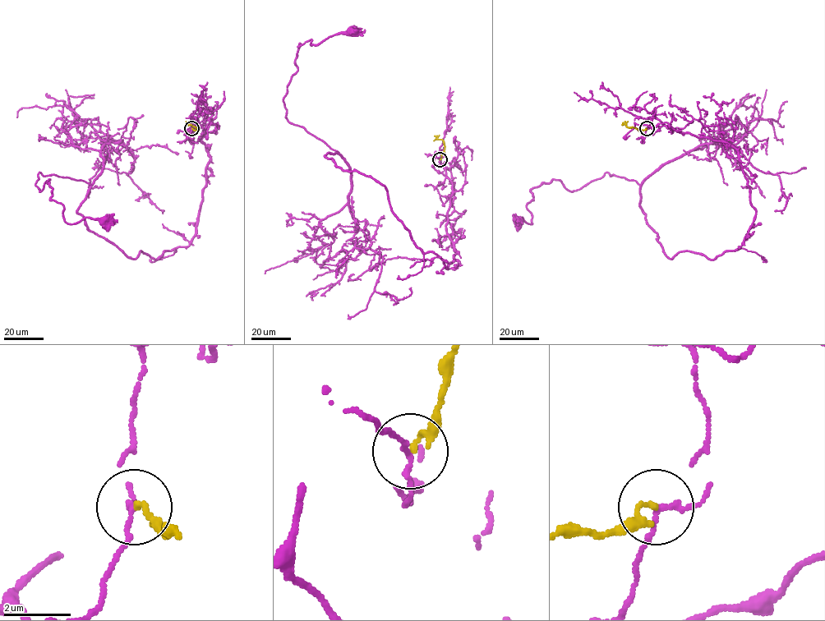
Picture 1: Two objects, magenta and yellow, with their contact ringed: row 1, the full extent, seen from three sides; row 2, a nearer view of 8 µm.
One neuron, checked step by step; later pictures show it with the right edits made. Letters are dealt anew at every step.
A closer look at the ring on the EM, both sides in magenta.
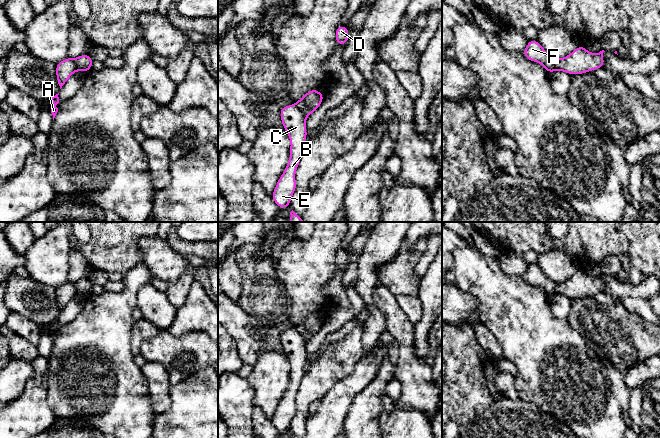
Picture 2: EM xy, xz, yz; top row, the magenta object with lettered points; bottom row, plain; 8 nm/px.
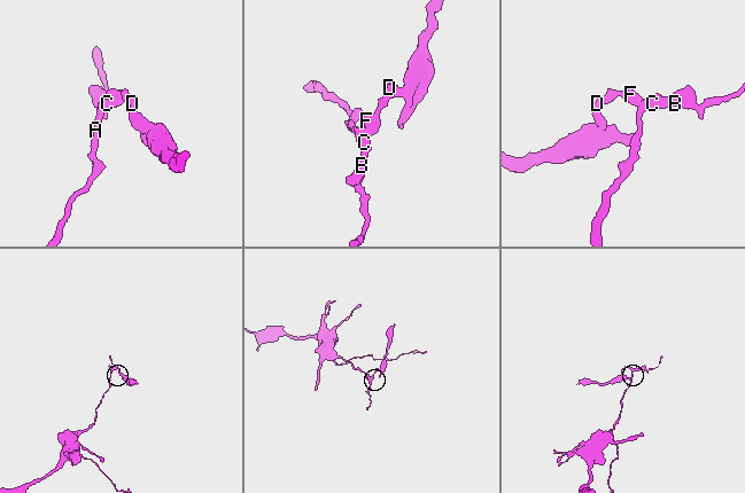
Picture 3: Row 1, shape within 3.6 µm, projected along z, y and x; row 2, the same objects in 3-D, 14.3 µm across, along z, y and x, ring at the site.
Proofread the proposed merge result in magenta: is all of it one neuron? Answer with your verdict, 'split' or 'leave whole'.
split

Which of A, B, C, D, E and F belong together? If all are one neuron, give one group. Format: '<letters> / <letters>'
A B C E / D F

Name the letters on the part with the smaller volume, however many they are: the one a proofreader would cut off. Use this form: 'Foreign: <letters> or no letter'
Foreign: D, F

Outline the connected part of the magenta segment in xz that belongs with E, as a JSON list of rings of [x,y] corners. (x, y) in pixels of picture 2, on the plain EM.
[[[287,329],[280,332],[282,349],[288,357],[291,371],[288,388],[280,400],[276,411],[271,419],[279,432],[290,431],[290,425],[296,414],[295,397],[304,375],[304,367],[307,362],[306,339],[298,331]]]

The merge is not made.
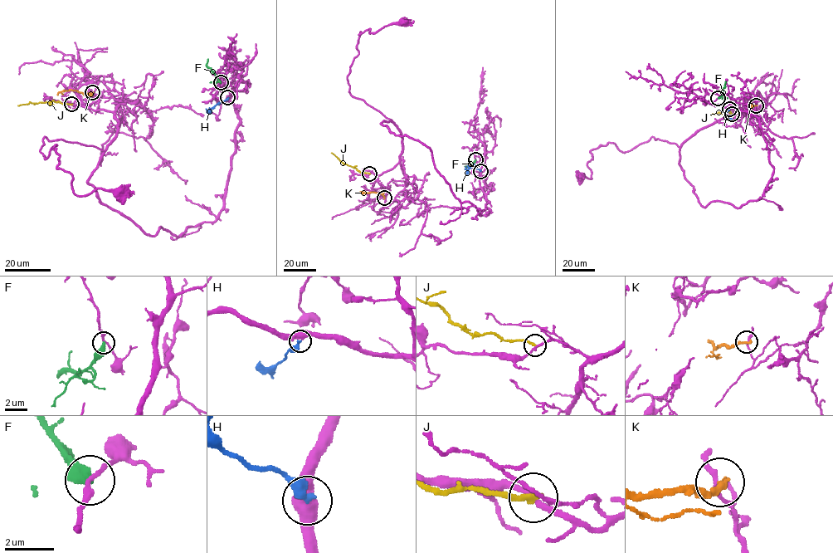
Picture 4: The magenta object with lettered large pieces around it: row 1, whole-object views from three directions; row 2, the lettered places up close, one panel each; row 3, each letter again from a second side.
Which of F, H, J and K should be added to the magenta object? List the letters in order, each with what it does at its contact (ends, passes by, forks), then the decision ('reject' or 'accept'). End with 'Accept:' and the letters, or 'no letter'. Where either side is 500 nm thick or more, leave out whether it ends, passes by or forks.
F: it ends there; reject
H: accept
J: it ends there; reject
K: it ends there; reject
Accept: H

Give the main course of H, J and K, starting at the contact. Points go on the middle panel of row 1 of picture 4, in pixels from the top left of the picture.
H: (480, 171), (473, 167), (467, 169), (465, 167)
J: (369, 173), (343, 163), (331, 153)
K: (384, 198), (372, 192), (359, 192)

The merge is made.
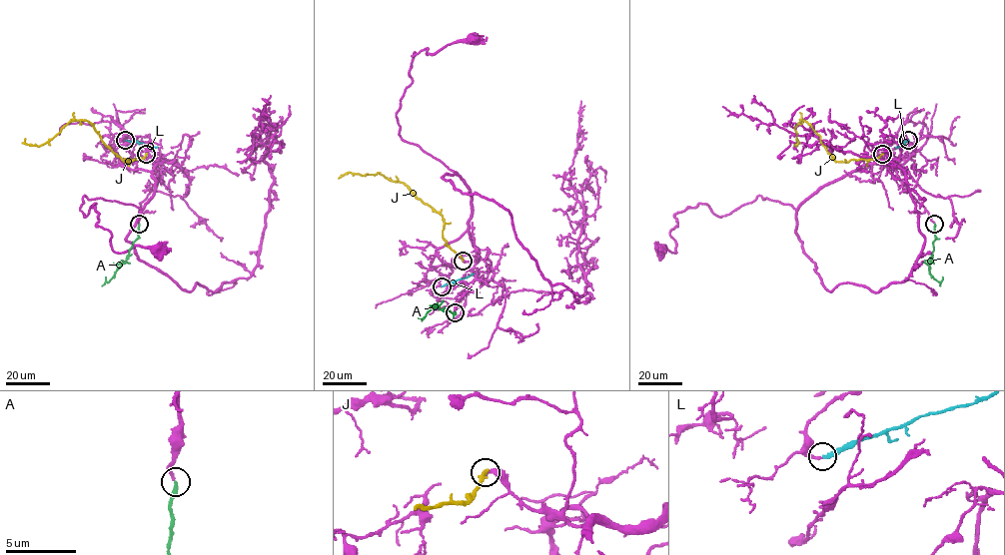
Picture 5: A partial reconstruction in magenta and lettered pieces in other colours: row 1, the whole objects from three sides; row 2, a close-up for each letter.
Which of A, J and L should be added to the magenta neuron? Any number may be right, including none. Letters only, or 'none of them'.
A

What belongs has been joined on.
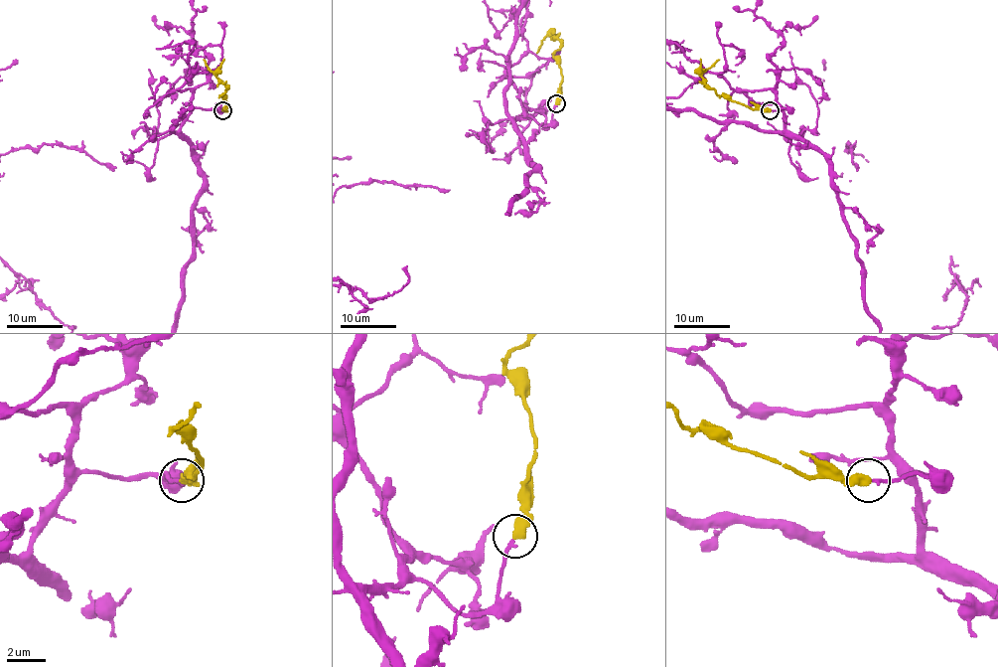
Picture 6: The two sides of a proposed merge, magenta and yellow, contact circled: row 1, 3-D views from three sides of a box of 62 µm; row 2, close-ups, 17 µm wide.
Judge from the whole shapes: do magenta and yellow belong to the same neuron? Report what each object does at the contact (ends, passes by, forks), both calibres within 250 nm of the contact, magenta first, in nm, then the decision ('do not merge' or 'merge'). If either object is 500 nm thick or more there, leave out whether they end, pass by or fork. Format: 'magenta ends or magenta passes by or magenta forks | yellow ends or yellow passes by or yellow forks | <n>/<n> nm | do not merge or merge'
180/500 nm | merge

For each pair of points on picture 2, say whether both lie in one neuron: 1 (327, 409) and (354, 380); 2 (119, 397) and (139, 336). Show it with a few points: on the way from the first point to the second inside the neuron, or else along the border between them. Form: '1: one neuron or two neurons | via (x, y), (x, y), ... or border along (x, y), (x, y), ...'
1: one neuron | via (334, 402), (348, 387)
2: two neurons | border along (135, 322), (131, 330), (130, 346)

